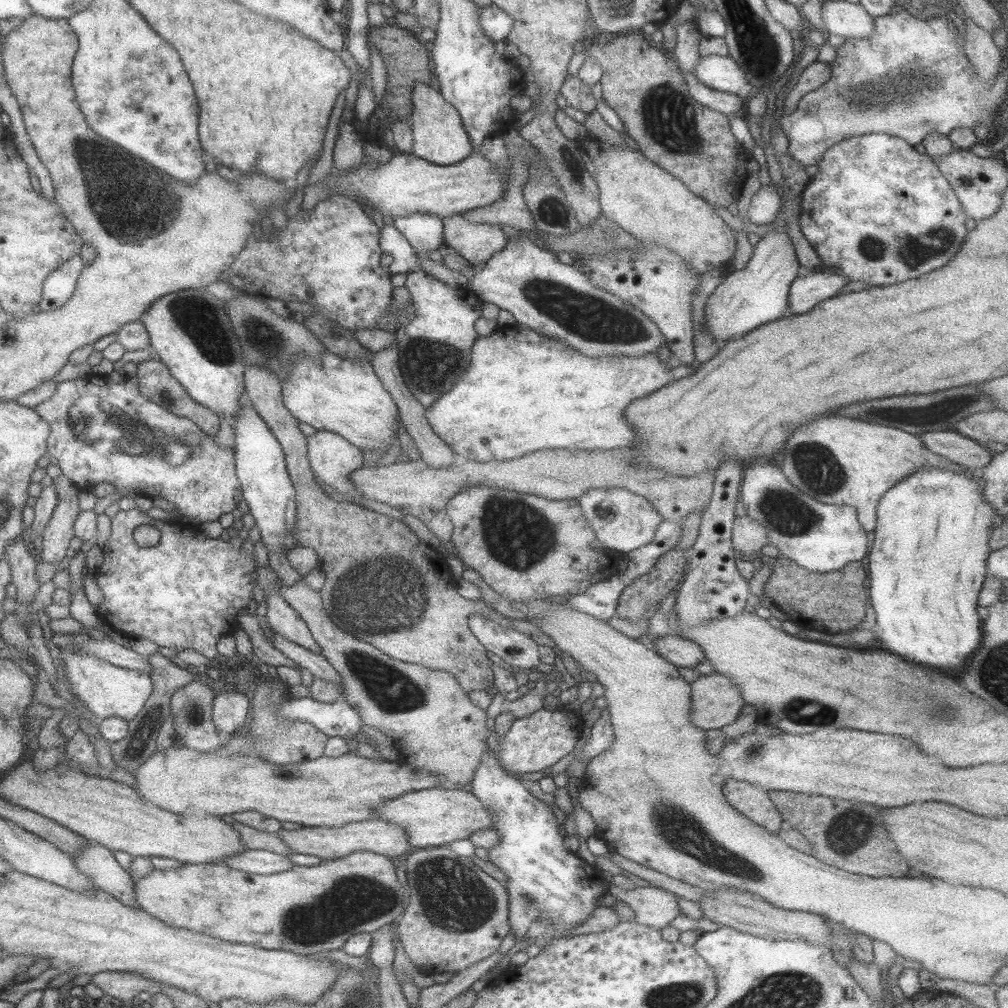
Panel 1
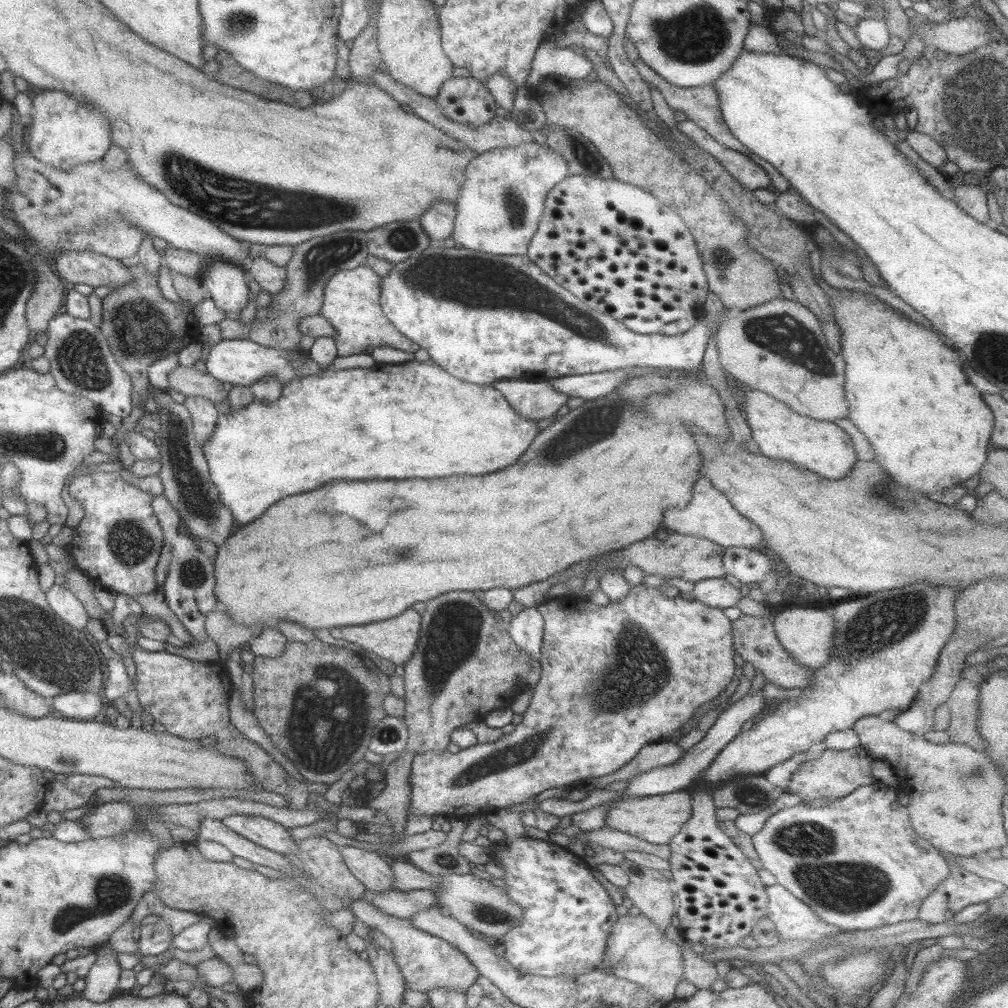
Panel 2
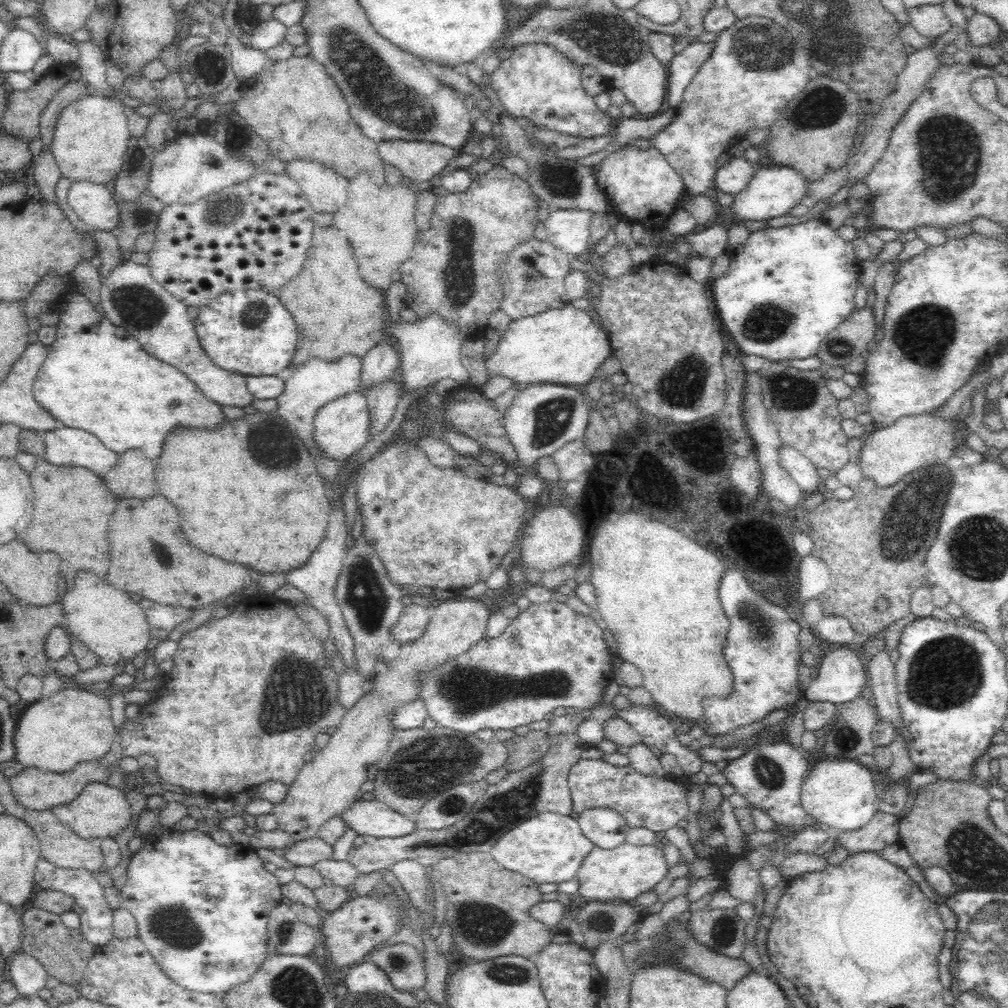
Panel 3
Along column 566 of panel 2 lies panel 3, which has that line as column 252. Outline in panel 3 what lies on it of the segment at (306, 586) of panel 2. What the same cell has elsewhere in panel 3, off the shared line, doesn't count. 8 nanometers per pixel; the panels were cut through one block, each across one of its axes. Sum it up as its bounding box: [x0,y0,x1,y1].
[154,411,330,574]

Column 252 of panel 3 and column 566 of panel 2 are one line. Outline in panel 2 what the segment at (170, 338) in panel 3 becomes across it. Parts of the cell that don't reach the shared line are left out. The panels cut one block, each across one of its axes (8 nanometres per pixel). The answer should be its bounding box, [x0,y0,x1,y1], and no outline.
[492,378,568,420]

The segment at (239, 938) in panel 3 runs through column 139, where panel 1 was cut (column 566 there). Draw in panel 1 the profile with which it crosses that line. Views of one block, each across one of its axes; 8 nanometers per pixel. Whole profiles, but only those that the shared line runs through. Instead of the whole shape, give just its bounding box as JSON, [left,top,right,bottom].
[471,747,608,949]

